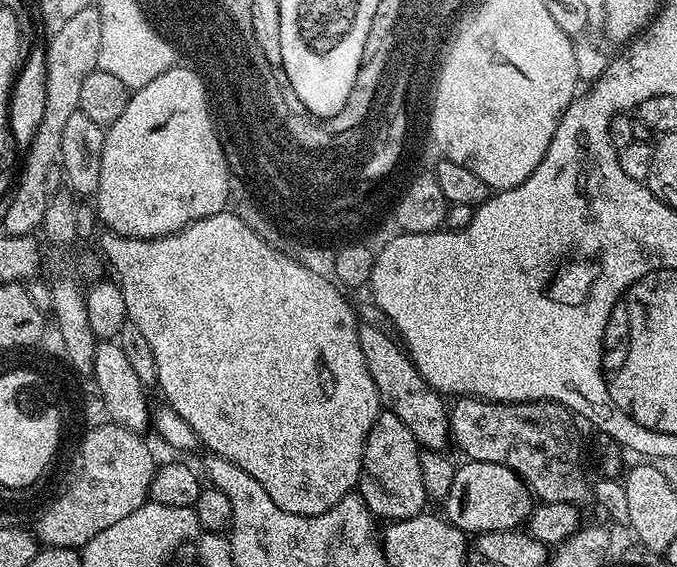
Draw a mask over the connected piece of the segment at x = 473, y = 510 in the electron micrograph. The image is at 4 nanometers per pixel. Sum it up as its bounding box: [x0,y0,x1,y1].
[442,460,534,534]

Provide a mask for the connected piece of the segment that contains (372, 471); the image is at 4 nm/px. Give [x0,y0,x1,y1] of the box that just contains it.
[358,410,429,522]

